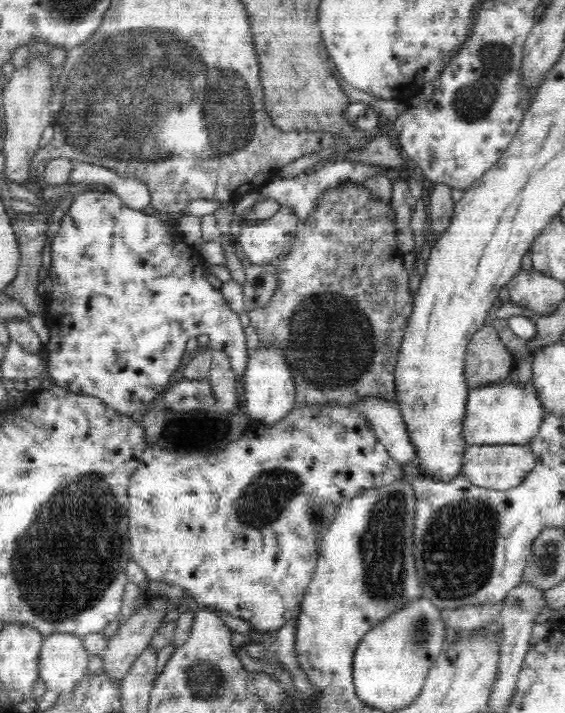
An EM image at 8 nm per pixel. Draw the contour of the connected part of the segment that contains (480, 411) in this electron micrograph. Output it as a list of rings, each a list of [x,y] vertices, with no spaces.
[[[506,380],[470,389],[466,400],[463,438],[468,445],[526,445],[538,435],[545,415],[544,403],[530,383]]]

